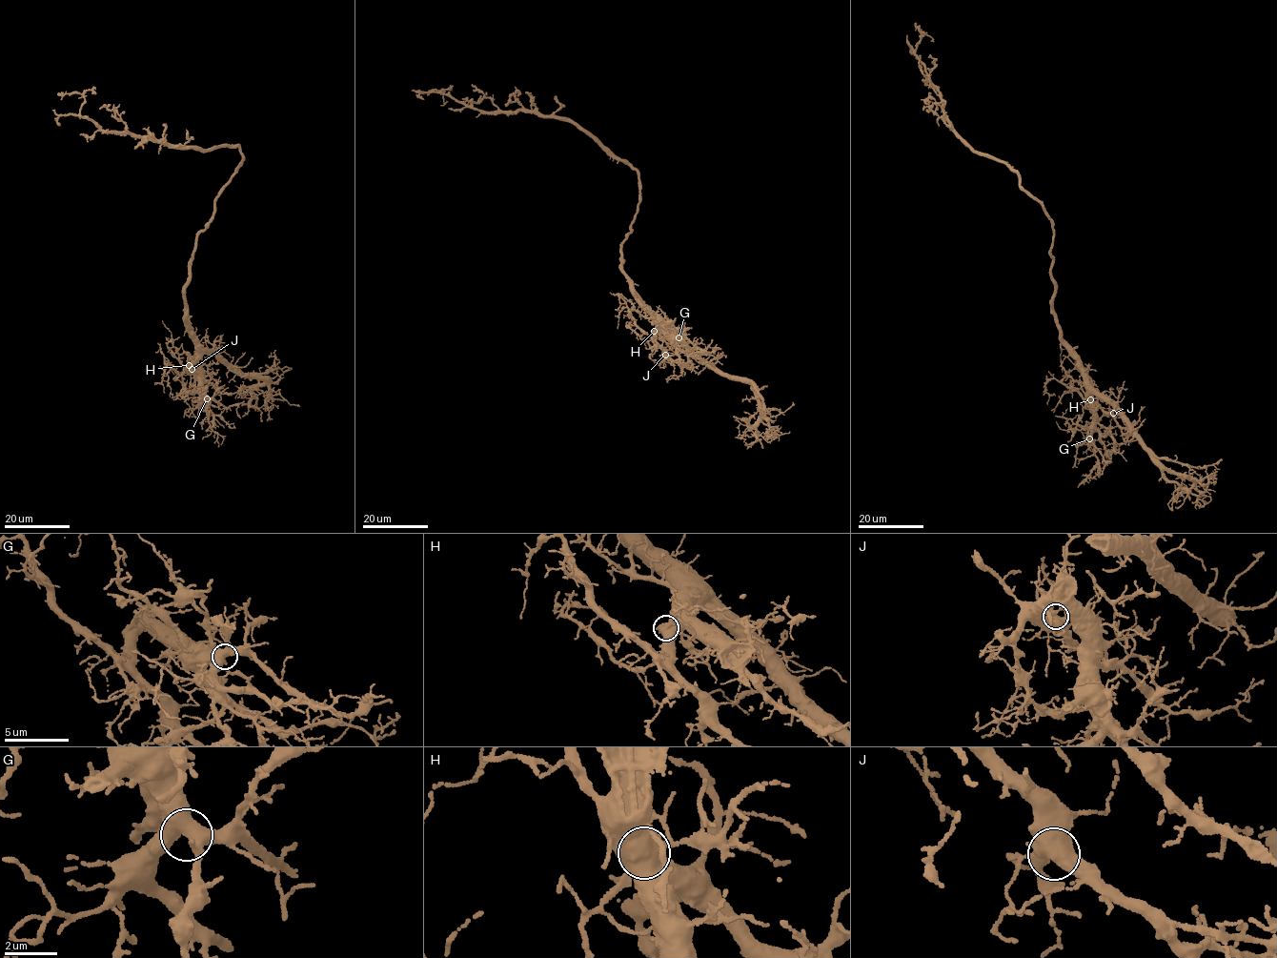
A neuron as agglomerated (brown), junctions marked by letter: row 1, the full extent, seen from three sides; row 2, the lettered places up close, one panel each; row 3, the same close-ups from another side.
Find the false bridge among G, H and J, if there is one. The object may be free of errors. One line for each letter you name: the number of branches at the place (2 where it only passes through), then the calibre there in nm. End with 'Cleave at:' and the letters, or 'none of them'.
H: 4 | 600 nm
Cleave at: H

